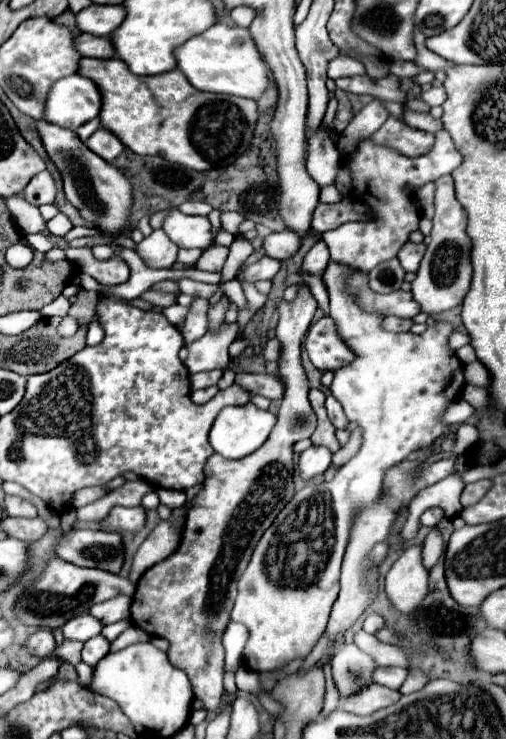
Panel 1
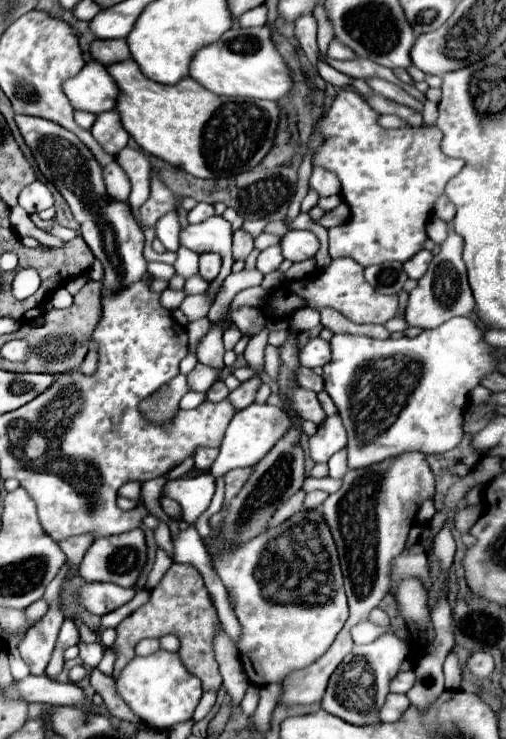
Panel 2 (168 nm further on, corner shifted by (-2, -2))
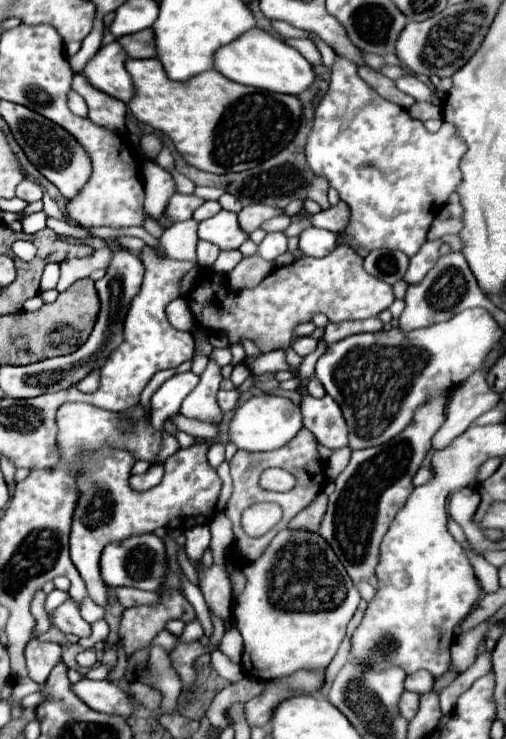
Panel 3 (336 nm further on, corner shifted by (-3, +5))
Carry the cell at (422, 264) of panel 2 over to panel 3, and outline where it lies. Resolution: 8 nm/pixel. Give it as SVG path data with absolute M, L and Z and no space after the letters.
M428 241L426 245L420 247L420 251L410 259L410 265L408 265L408 271L404 275L404 281L408 285L412 283L418 283L436 263L438 259L438 249L440 249L440 243L442 241Z

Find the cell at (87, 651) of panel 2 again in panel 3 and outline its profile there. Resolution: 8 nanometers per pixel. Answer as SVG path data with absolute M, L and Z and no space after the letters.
M66 599L52 615L54 625L62 633L72 633L76 637L88 637L90 635L90 625L80 617L80 607L76 601Z

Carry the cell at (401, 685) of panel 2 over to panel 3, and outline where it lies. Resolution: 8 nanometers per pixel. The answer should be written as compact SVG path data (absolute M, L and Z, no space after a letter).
M416 671L408 675L404 681L404 687L414 693L426 693L432 689L432 685L434 685L434 677L428 671Z

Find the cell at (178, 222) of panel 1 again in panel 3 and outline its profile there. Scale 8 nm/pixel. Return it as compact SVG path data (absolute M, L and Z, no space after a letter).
M220 211L198 225L198 239L218 245L220 251L234 251L248 239L248 235L238 227L236 213Z

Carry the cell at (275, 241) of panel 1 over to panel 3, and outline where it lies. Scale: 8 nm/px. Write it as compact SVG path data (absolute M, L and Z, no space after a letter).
M308 227L300 233L298 239L298 249L310 257L324 257L336 249L336 233L326 229Z

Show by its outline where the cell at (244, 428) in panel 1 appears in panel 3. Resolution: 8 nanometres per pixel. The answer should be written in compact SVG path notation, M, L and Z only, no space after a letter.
M258 395L244 401L228 427L228 441L242 451L272 451L288 443L302 429L300 407L280 395Z

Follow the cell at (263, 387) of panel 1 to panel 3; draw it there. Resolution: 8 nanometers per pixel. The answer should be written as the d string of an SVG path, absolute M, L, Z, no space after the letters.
M232 389L232 391L218 391L218 405L220 409L226 413L230 409L234 409L240 401L240 391Z

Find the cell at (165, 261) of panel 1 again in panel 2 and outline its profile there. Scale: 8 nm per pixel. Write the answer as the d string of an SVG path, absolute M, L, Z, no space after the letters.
M171 210L165 216L161 216L155 224L155 232L157 238L165 244L167 250L175 252L179 248L179 230L181 230L181 222L179 222L179 210Z

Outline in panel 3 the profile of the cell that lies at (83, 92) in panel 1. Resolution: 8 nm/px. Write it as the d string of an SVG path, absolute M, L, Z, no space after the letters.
M118 43L104 45L84 65L82 75L94 89L100 89L102 93L106 93L110 97L128 103L130 97L134 95L134 87L132 87L132 79L130 79L128 71L124 69L126 59L128 59L128 55L122 51L122 47Z

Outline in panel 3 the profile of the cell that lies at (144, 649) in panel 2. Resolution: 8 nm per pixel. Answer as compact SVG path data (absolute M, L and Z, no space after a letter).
M152 645L148 661L150 661L150 671L152 671L150 683L164 695L162 711L164 711L164 715L172 715L176 711L176 699L182 689L178 673L174 671L174 667L170 663L168 653L164 649L160 649L160 645Z

